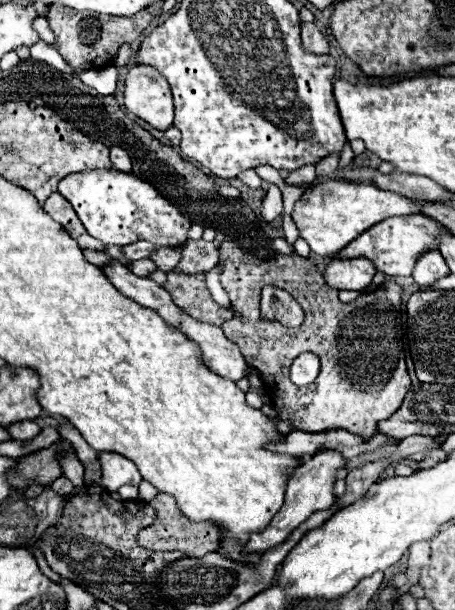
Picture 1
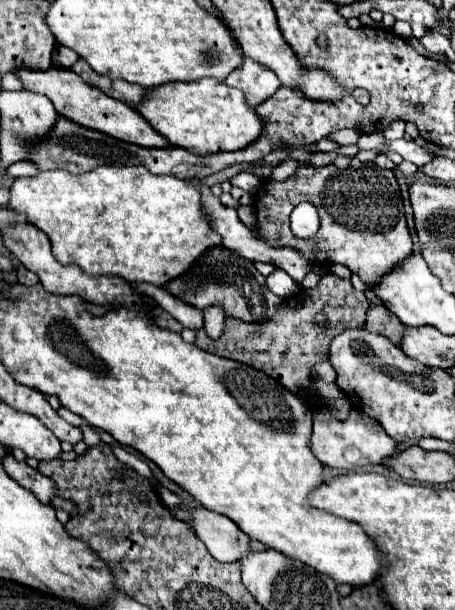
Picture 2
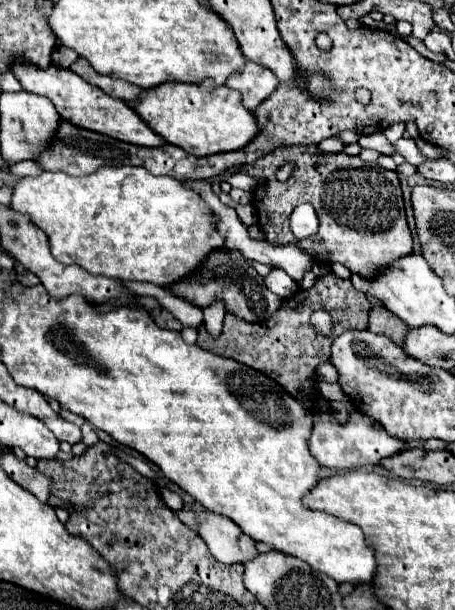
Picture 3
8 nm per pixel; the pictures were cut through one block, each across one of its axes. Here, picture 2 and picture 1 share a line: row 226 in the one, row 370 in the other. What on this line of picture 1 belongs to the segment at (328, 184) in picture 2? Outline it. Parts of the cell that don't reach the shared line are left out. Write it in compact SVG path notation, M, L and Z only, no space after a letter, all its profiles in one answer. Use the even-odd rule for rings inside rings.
M226 240L220 246L220 260L220 282L232 300L232 308L240 314L240 318L228 320L222 330L240 348L246 362L260 372L264 390L270 396L270 404L278 410L280 418L292 422L292 426L302 432L348 430L362 438L376 436L376 424L392 416L410 390L410 376L402 348L402 322L406 312L402 304L402 286L398 286L394 280L386 280L374 292L358 296L350 304L342 304L338 300L338 290L326 284L322 272L318 272L308 258L300 256L300 260L288 260L288 256L276 256L274 260L258 260L250 256L250 252L240 250L232 240ZM266 284L286 290L304 308L306 318L298 328L288 328L278 322L264 322L260 318L260 290ZM304 352L312 352L320 358L320 374L312 384L298 388L290 380L290 366L296 356Z

